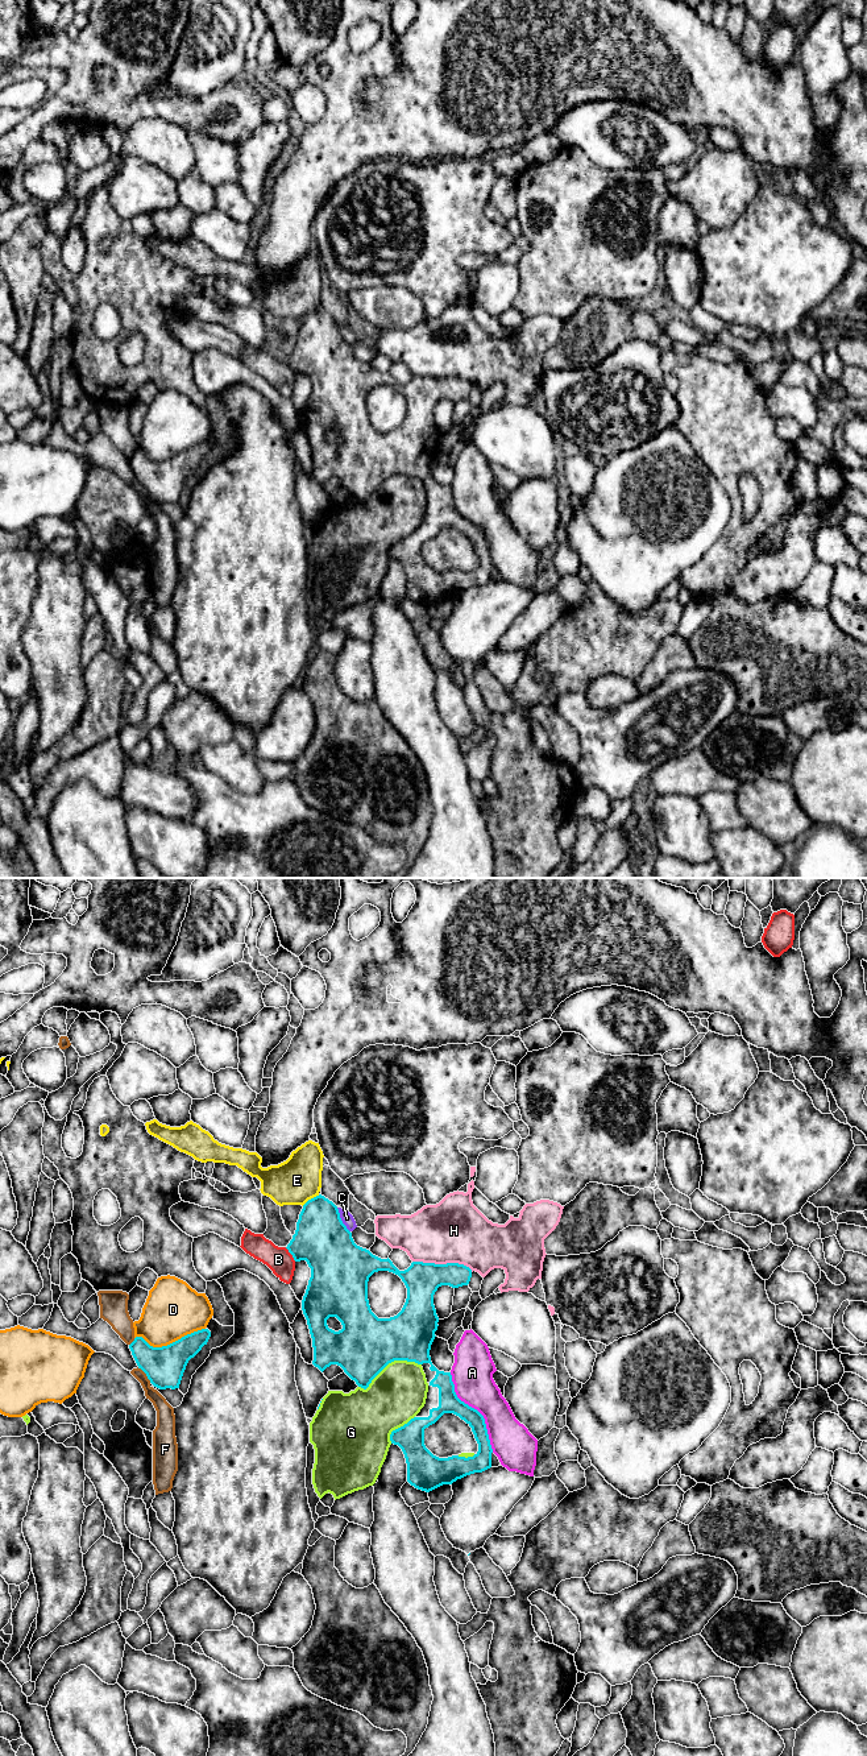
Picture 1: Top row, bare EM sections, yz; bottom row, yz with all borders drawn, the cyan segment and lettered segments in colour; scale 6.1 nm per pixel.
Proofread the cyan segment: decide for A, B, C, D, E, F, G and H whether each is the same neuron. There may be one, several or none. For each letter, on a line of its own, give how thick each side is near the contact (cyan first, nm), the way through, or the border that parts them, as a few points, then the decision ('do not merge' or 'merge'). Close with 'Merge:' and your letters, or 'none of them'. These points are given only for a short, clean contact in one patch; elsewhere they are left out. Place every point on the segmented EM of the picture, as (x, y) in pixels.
A: 130/260 nm | do not merge
B: 320/160 nm | along yz (285, 1247), (295, 1260) | do not merge
C: 320/70 nm | do not merge
D: 240/340 nm | do not merge
E: 320/280 nm | along yz (319, 1195), (308, 1199), (302, 1205) | do not merge
F: 240/90 nm | do not merge
G: 360/340 nm | do not merge
H: 220/380 nm | do not merge
Merge: none of them

